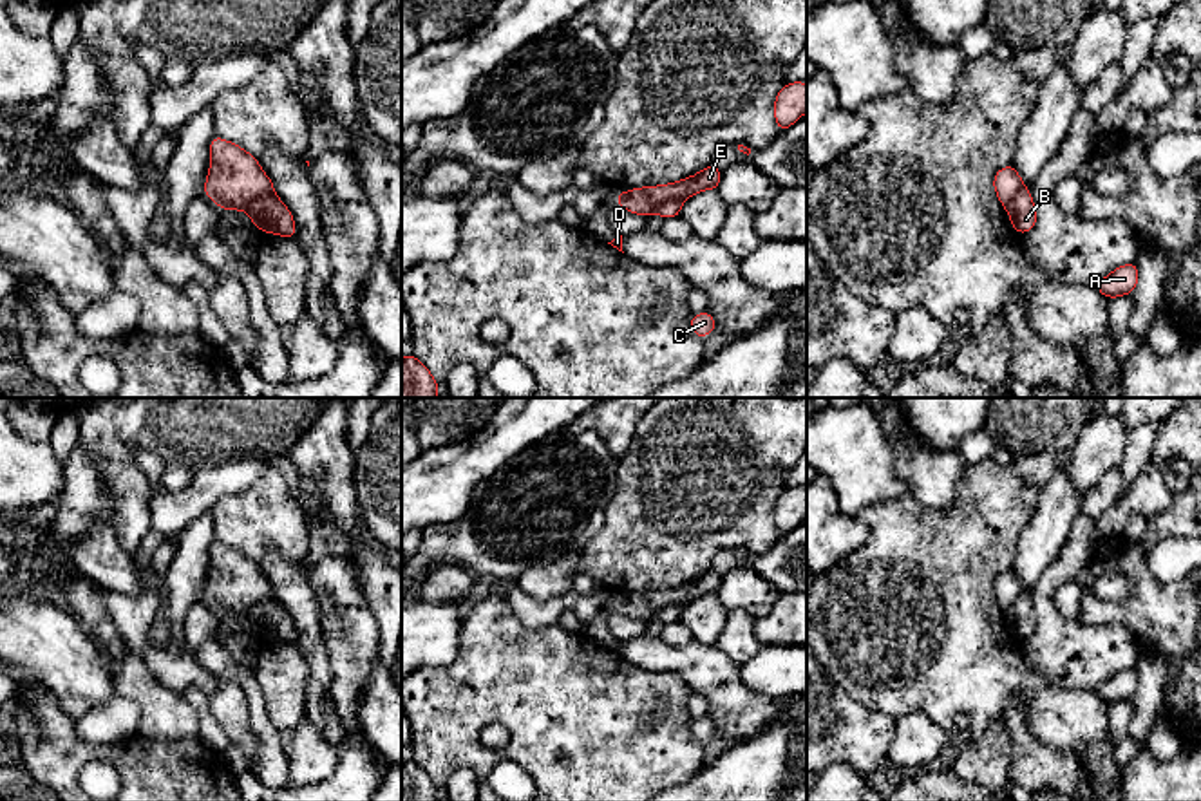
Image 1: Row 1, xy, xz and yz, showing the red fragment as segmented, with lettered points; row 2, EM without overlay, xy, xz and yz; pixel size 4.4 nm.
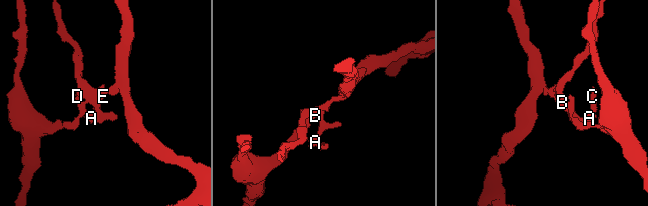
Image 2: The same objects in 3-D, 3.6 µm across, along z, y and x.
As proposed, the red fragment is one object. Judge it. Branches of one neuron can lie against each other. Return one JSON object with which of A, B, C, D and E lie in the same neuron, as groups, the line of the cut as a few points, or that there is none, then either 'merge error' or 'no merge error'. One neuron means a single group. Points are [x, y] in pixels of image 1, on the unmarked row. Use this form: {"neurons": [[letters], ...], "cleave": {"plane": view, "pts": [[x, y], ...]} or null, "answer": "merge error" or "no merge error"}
{"neurons": [["A", "B", "C", "D"], ["E"]], "cleave": {"plane": "xz", "pts": [[684, 603], [662, 606], [653, 615]]}, "answer": "merge error"}

